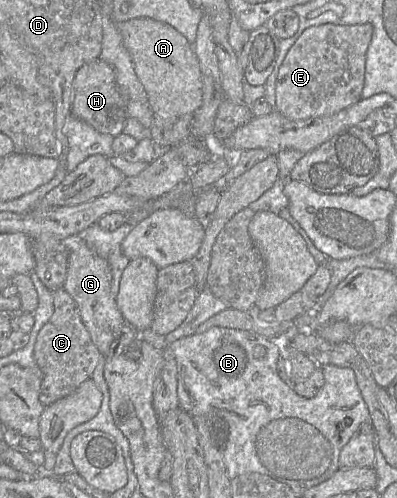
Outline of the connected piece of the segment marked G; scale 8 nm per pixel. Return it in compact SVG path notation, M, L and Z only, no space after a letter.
M69 236L62 243L65 243L68 249L67 274L63 288L76 302L81 320L92 342L106 357L112 343L126 324L111 293L112 279L109 264L92 251L80 236Z

